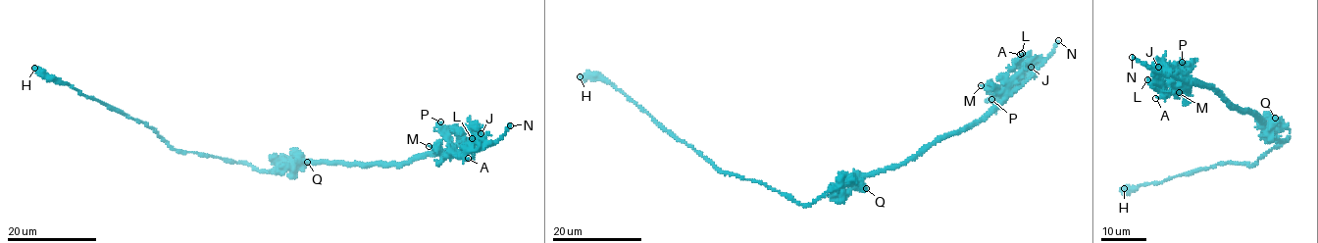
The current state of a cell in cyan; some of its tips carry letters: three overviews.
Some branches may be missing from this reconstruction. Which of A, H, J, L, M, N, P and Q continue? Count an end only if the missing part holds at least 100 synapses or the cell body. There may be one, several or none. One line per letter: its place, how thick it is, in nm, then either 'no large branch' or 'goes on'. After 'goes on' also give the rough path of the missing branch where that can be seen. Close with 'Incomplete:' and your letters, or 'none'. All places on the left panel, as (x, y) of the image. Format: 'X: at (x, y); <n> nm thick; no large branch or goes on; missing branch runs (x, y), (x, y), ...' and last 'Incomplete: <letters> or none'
A: at (468, 158); 130 nm thick; no large branch
H: at (34, 68); 500 nm thick; no large branch
J: at (481, 133); 150 nm thick; no large branch
L: at (472, 138); 170 nm thick; no large branch
M: at (429, 146); 220 nm thick; no large branch
N: at (510, 125); 260 nm thick; goes on
P: at (440, 121); 140 nm thick; no large branch
Q: at (307, 162); 480 nm thick; no large branch
Incomplete: N

